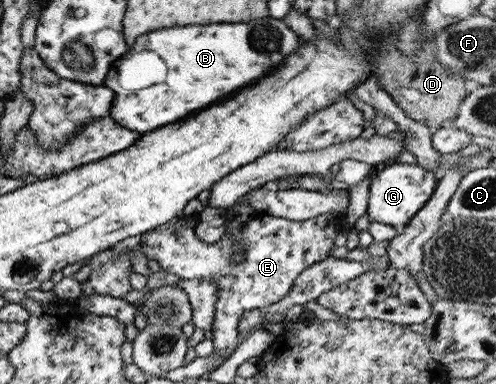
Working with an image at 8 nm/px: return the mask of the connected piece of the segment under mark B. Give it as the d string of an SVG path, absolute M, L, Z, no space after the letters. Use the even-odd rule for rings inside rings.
M271 16L242 23L176 26L148 32L115 60L105 77L104 85L115 93L110 118L117 125L141 135L155 132L157 128L175 124L175 120L179 122L183 118L195 116L195 112L267 76L285 56L294 53L299 45L299 35L289 29L282 19Z

